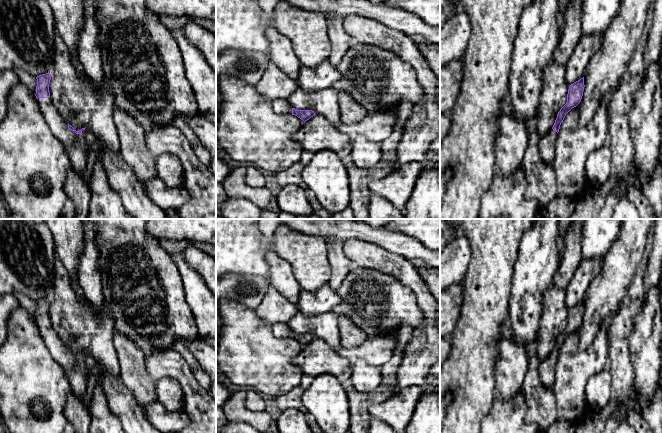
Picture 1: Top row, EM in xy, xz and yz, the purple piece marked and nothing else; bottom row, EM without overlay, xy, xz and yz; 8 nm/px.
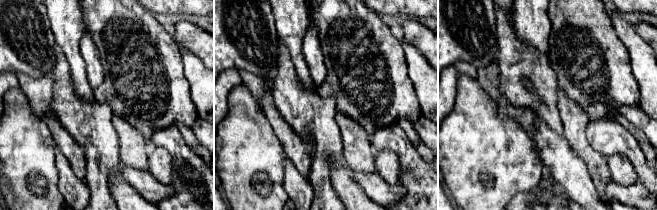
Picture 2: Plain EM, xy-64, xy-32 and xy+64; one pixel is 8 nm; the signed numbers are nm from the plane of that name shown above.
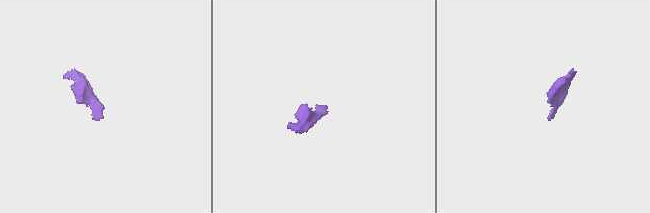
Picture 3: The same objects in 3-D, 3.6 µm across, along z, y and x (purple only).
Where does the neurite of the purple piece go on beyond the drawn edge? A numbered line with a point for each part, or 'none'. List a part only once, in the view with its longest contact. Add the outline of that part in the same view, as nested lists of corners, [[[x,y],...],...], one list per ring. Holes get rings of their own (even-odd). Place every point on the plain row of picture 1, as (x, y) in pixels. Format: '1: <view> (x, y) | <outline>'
1: xy (75, 369) | [[[50,321],[38,322],[37,326],[54,360],[64,369],[74,395],[76,397],[82,396],[86,390],[86,378],[89,374],[84,358],[76,358],[74,355],[68,352],[68,348],[65,346],[58,333],[53,329]]]

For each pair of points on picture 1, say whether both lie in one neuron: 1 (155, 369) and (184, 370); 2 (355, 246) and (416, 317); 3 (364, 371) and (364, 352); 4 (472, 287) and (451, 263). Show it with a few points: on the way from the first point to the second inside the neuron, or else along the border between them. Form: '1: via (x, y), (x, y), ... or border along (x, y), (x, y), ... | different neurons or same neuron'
1: via (162, 369), (177, 369) | same neuron
2: border along (354, 265), (373, 268), (392, 275), (398, 280) | different neurons
3: border along (352, 362), (364, 360), (378, 367) | different neurons
4: border along (471, 255), (468, 261), (468, 268), (461, 281) | different neurons

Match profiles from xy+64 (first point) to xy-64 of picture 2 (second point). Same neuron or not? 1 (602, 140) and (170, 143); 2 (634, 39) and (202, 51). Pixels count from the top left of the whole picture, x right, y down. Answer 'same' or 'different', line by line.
1: same
2: different

